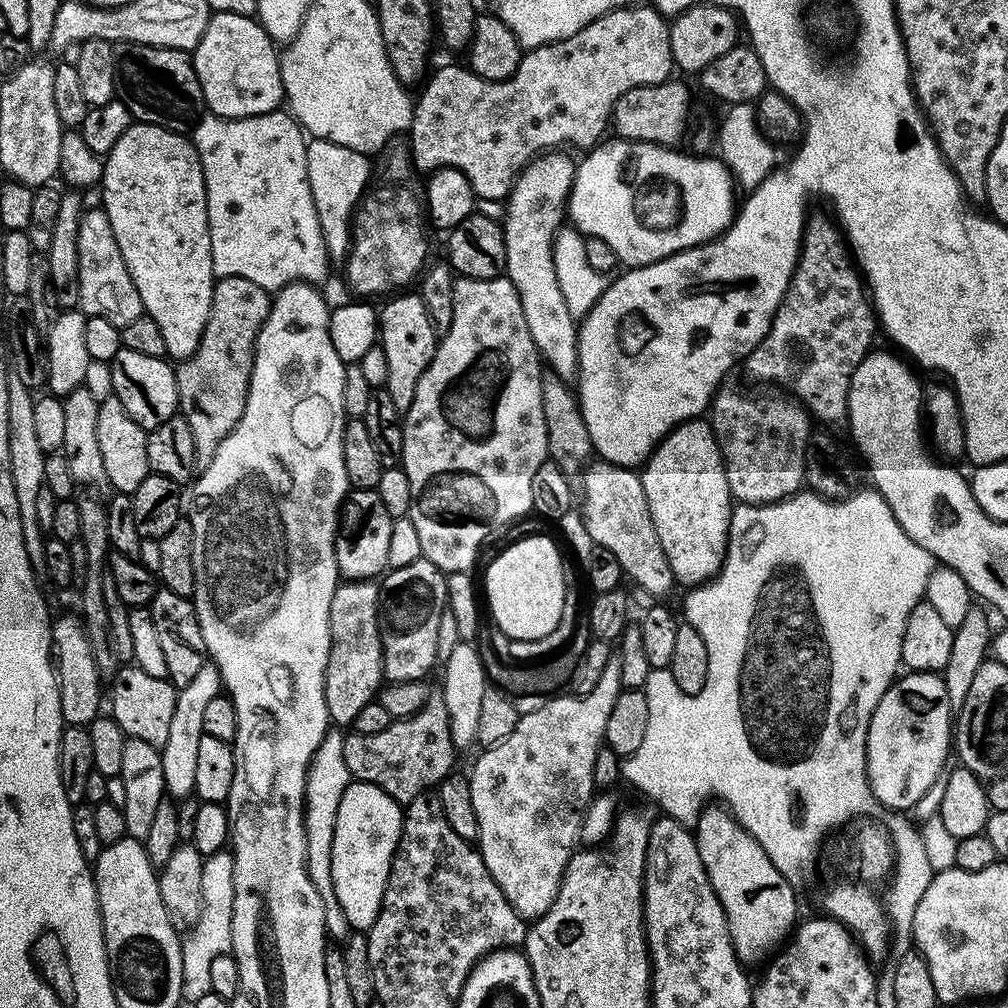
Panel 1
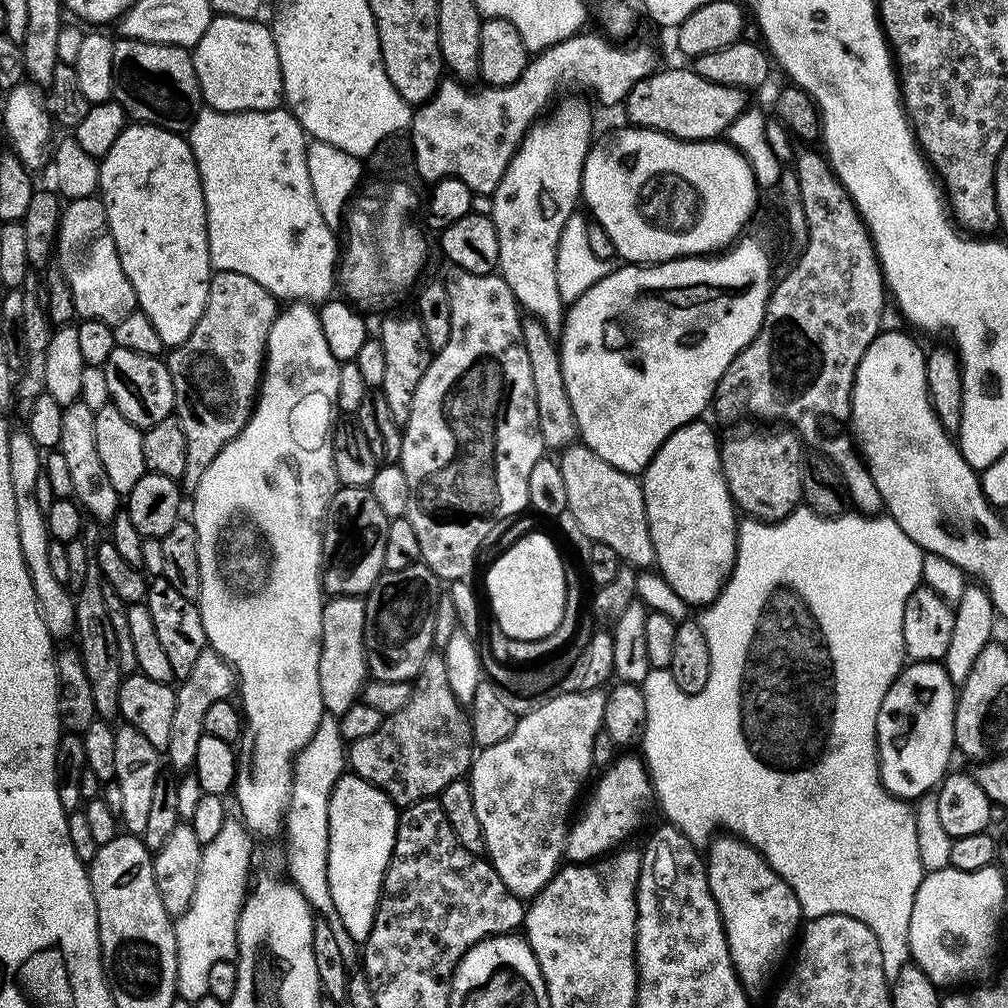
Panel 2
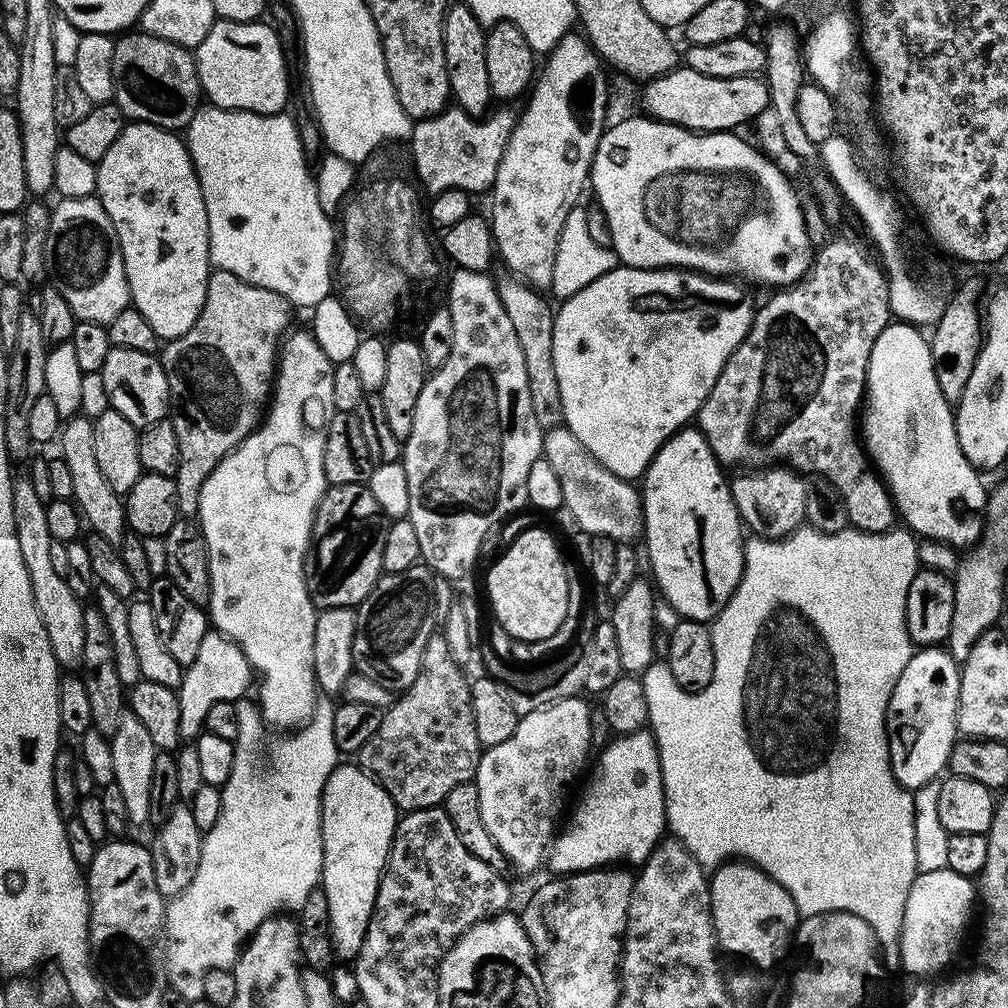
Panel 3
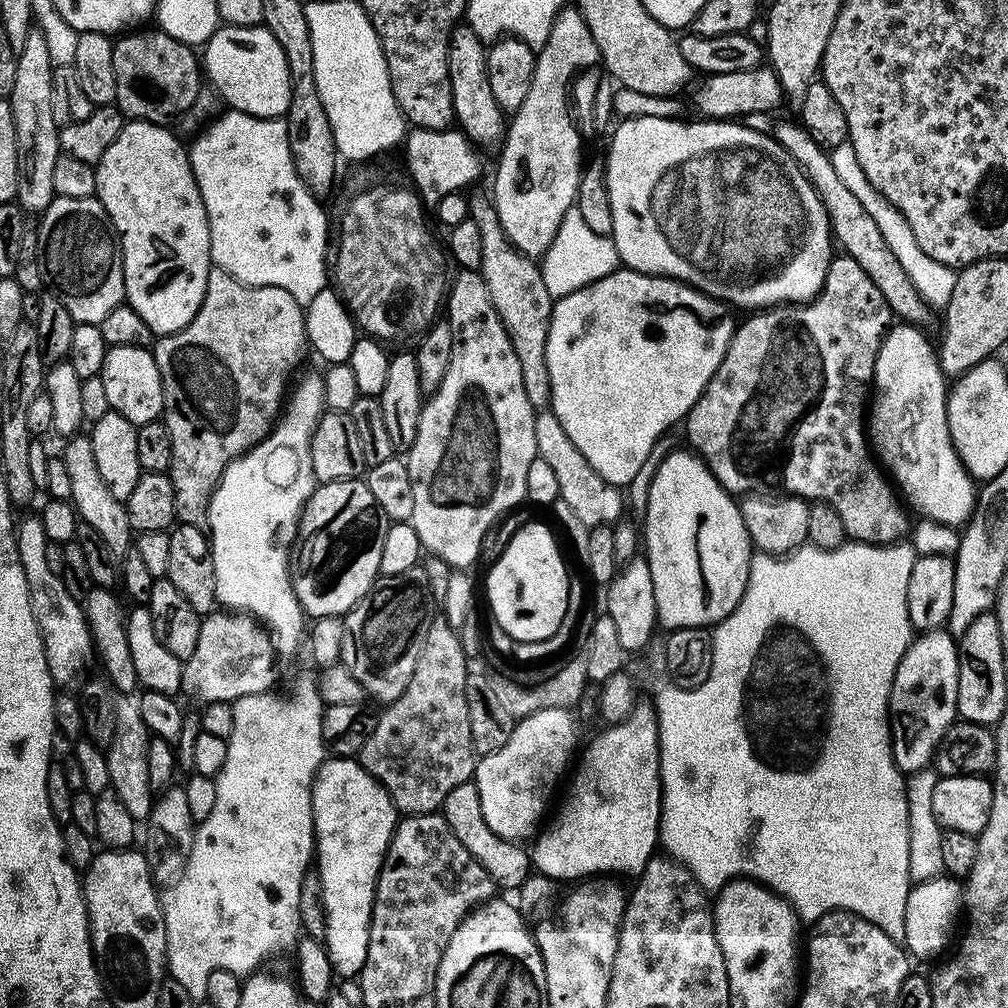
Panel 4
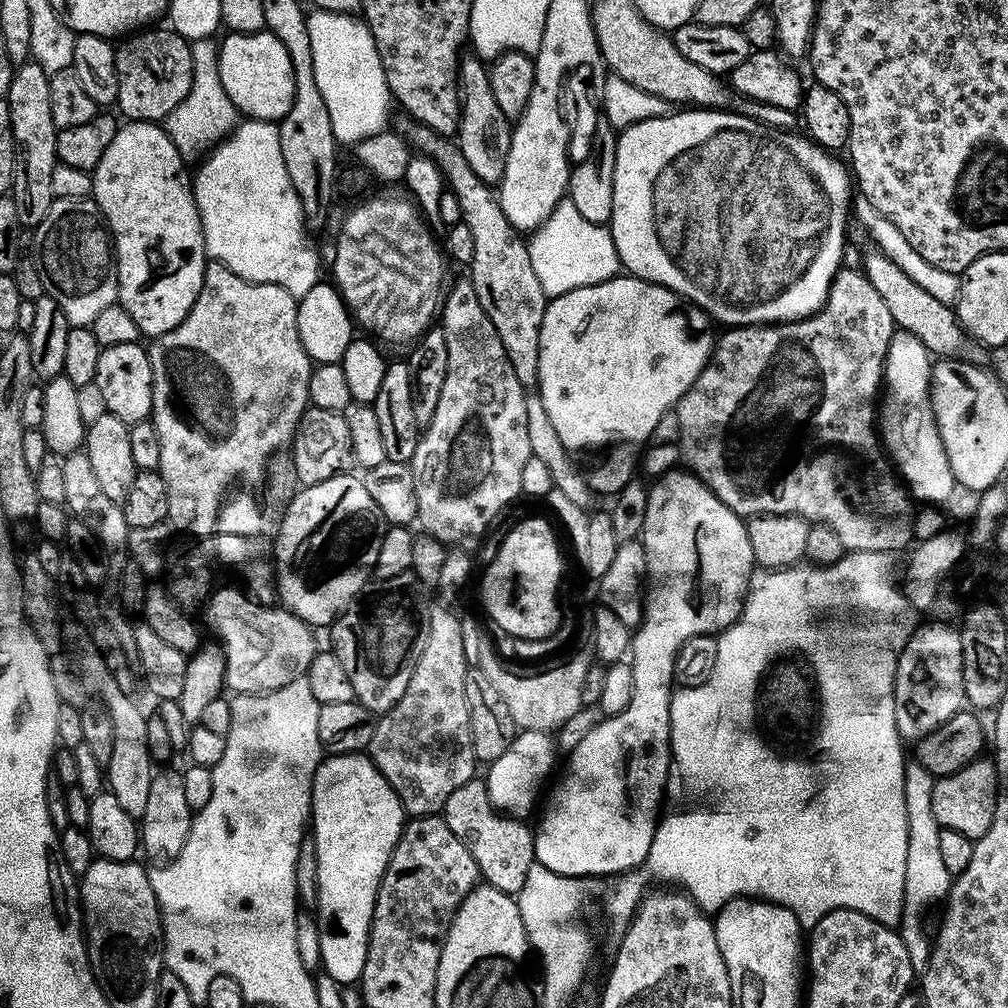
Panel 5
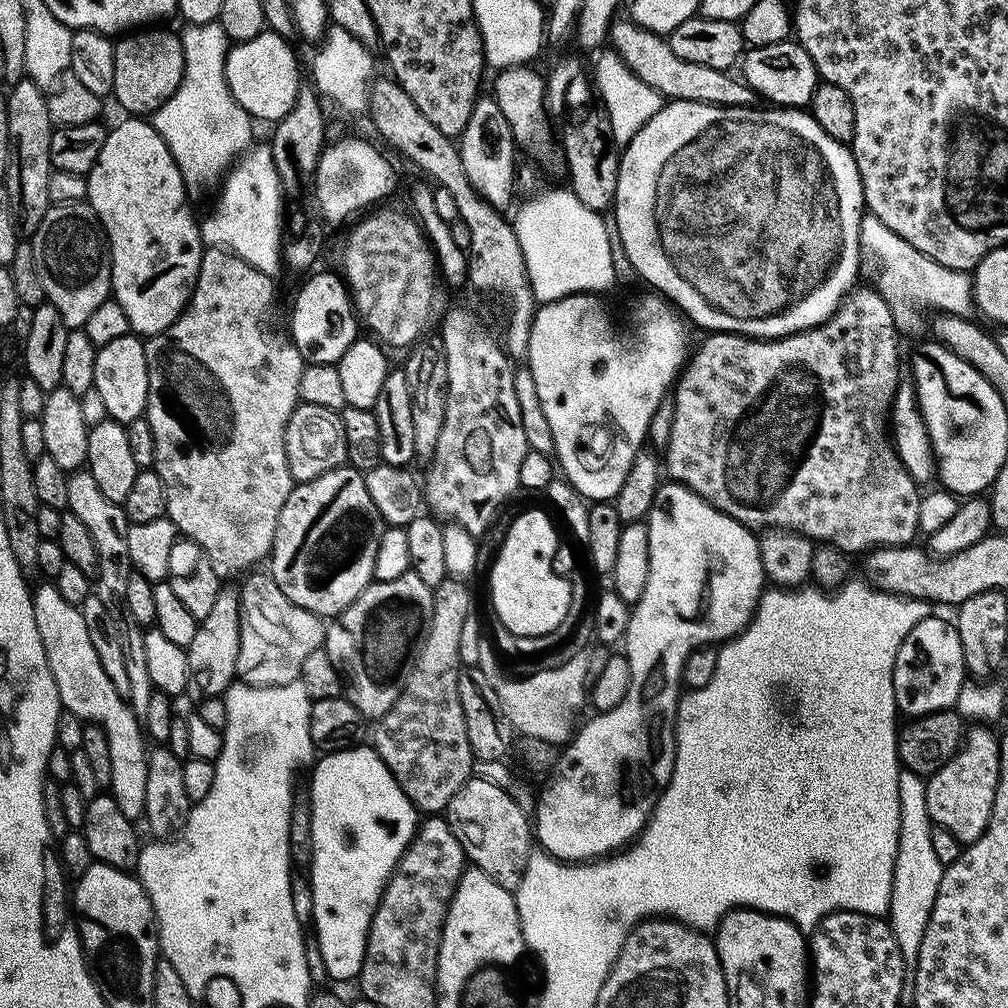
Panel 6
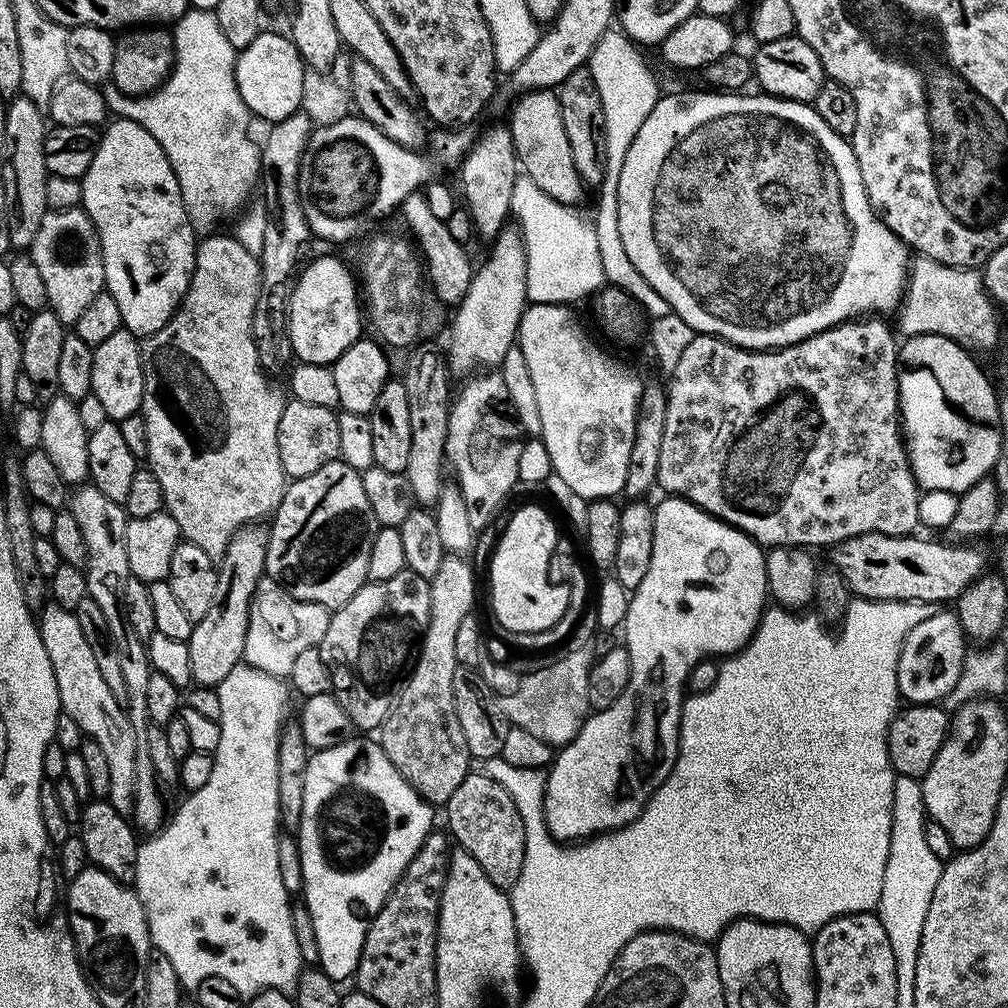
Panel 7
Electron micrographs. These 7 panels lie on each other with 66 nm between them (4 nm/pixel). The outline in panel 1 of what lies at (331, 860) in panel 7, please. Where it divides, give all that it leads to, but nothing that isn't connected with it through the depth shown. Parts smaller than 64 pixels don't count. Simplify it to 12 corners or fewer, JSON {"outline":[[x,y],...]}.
{"outline":[[353,782],[338,802],[335,907],[374,926],[392,869],[401,805]]}

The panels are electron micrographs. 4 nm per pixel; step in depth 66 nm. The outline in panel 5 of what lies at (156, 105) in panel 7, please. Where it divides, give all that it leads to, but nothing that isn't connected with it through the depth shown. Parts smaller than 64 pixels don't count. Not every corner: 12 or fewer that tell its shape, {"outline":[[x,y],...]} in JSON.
{"outline":[[215,39],[192,44],[190,94],[162,127],[185,161],[238,123]]}

